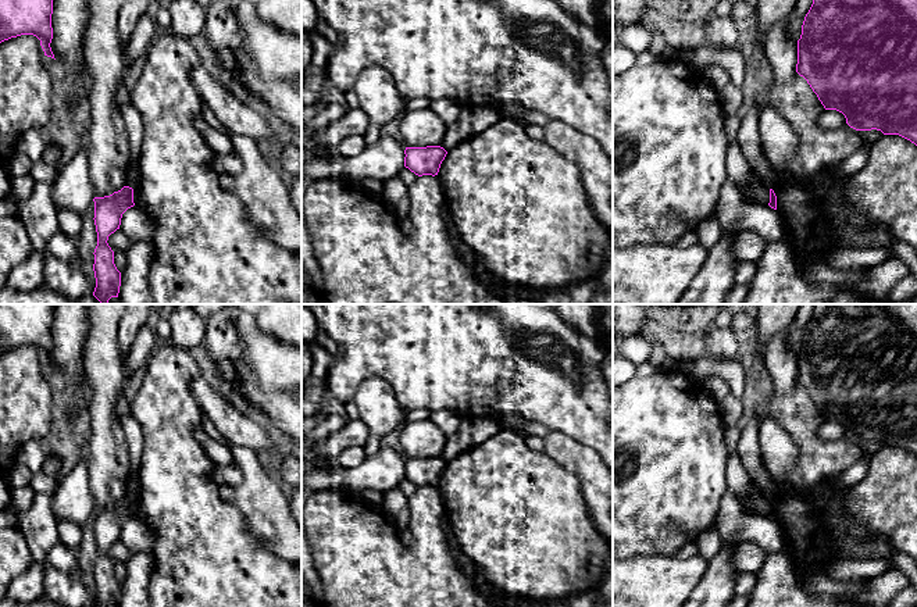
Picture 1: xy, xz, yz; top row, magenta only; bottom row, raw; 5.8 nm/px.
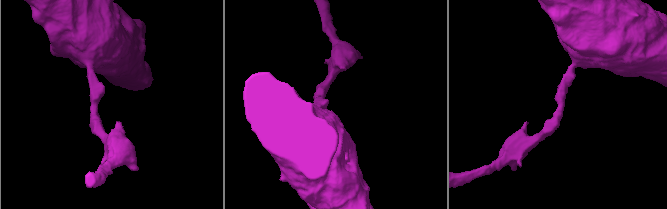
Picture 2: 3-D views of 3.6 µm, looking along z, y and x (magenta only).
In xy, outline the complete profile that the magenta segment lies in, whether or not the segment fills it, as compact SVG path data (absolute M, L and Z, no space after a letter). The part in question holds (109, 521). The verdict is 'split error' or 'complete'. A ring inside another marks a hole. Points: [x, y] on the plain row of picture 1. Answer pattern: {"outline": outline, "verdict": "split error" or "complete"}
{"outline": "M124 497L110 507L94 508L94 536L97 543L97 557L94 560L94 589L96 599L93 607L118 607L121 597L121 583L114 575L114 563L107 551L111 544L119 540L122 525L135 517L133 500Z", "verdict": "complete"}

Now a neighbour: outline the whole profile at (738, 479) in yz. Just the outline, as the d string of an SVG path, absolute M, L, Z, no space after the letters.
M725 425L724 439L728 446L727 486L734 492L739 503L745 504L754 515L768 517L770 500L753 483L749 472L738 456L738 440L741 429L735 425Z

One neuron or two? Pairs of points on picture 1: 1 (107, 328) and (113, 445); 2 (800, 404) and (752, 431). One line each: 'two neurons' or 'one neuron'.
1: one neuron
2: two neurons

